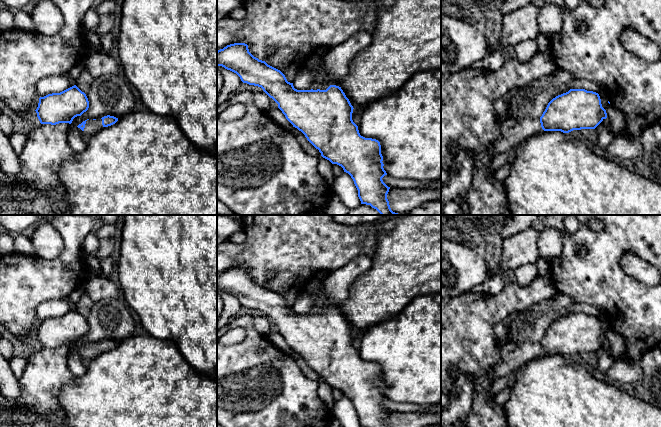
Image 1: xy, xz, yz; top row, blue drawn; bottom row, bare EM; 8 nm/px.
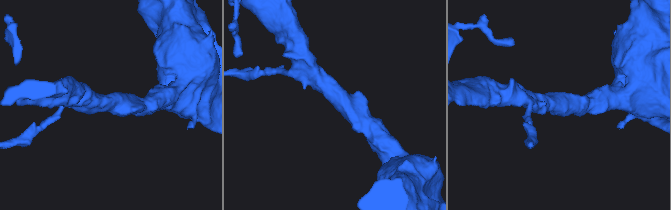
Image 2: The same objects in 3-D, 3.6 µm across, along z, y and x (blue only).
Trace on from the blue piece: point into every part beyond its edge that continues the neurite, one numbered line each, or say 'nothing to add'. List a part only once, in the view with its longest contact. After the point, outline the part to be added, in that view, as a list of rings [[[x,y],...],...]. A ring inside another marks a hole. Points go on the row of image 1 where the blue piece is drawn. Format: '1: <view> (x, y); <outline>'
1: xz (323, 80); [[[318,55],[319,66],[316,69],[309,70],[317,80],[316,85],[312,88],[313,90],[326,90],[331,85],[331,81],[333,80],[332,76],[327,75],[322,71],[322,62],[324,56],[325,55]]]

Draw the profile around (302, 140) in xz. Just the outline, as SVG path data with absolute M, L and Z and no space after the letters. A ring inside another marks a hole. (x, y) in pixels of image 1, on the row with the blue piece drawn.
M293 128L296 130L295 133L293 133L293 135L295 136L295 138L297 139L299 145L301 146L301 148L309 155L315 156L315 157L320 157L321 153L319 152L318 149L316 149L305 137L305 135L299 131L297 128Z

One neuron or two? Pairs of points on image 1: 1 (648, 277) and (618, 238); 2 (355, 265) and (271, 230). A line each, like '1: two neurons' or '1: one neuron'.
1: two neurons
2: two neurons

